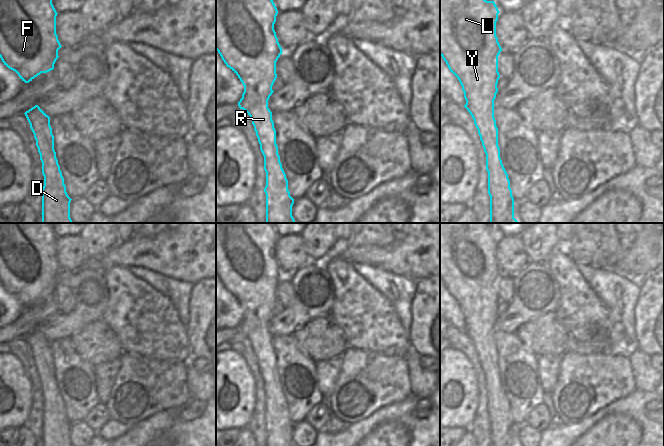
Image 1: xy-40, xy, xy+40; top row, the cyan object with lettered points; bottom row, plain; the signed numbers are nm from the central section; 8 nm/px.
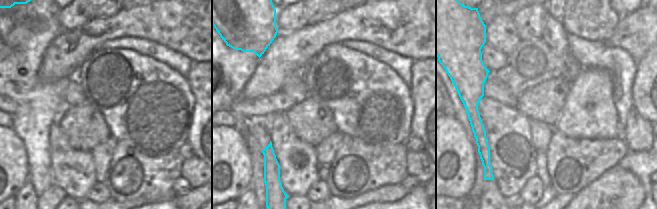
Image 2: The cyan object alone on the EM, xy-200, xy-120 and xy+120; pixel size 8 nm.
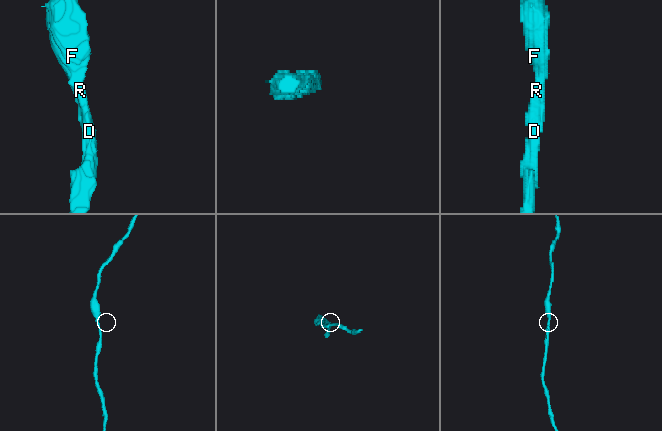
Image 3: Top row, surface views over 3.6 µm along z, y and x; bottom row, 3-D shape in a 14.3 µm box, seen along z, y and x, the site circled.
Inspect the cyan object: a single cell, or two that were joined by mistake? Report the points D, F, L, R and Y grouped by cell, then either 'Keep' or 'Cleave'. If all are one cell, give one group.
Groups: D F L R Y. Keep.

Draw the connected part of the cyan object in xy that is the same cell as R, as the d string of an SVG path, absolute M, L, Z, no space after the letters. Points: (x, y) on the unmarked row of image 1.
M216 223L216 274L244 310L238 330L250 340L264 380L266 446L295 446L292 440L294 423L288 414L288 404L278 378L272 336L268 332L277 302L276 286L283 276L274 254L277 238L272 223Z

